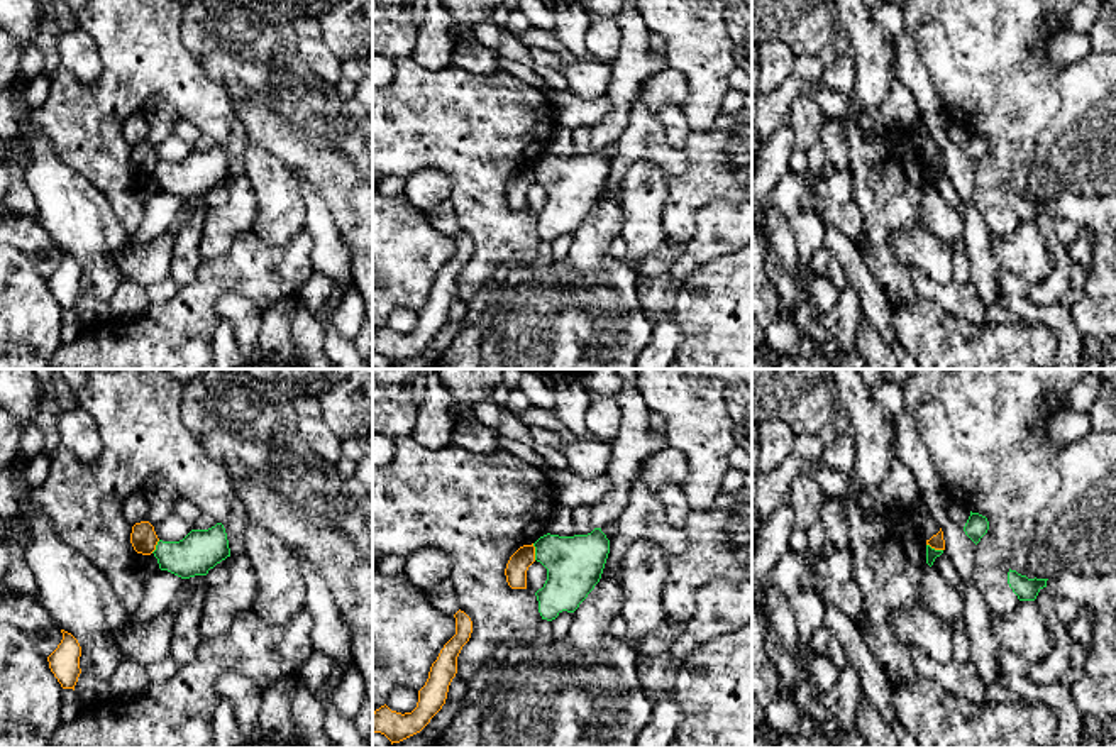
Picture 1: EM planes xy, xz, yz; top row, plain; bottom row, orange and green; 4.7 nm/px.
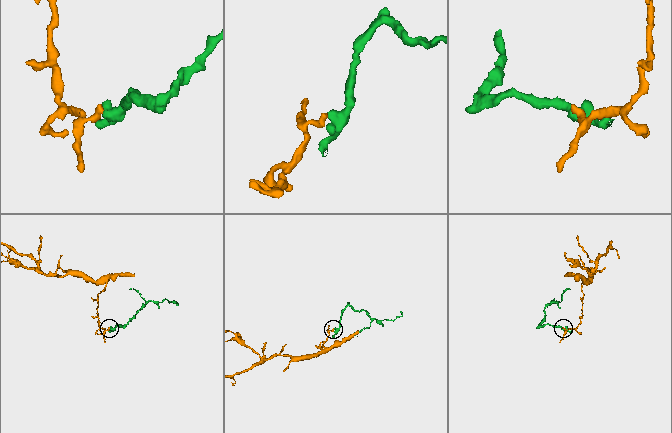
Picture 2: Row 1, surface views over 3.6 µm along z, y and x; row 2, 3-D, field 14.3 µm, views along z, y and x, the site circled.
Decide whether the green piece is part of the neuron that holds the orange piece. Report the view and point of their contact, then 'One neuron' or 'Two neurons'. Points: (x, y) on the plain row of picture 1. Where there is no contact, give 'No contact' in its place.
Touches orange at xz (534, 173). Two neurons

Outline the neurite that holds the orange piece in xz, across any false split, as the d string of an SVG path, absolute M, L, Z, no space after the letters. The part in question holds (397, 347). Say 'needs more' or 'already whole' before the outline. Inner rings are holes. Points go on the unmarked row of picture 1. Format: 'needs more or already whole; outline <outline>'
already whole; outline M459 230L454 239L456 256L432 284L428 300L418 311L417 328L401 335L384 325L373 333L373 354L384 355L391 366L420 354L445 325L449 306L457 294L457 278L472 254L472 242L464 232Z

